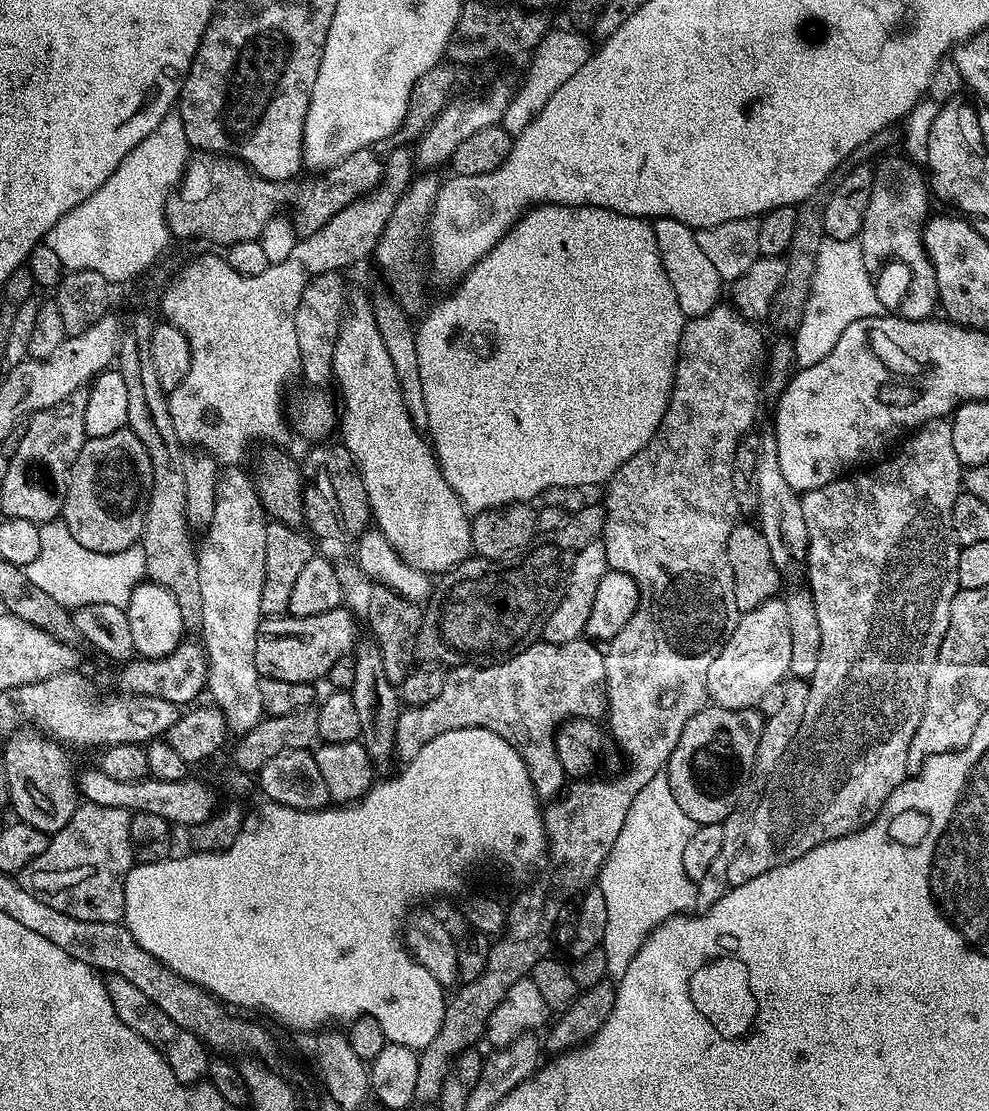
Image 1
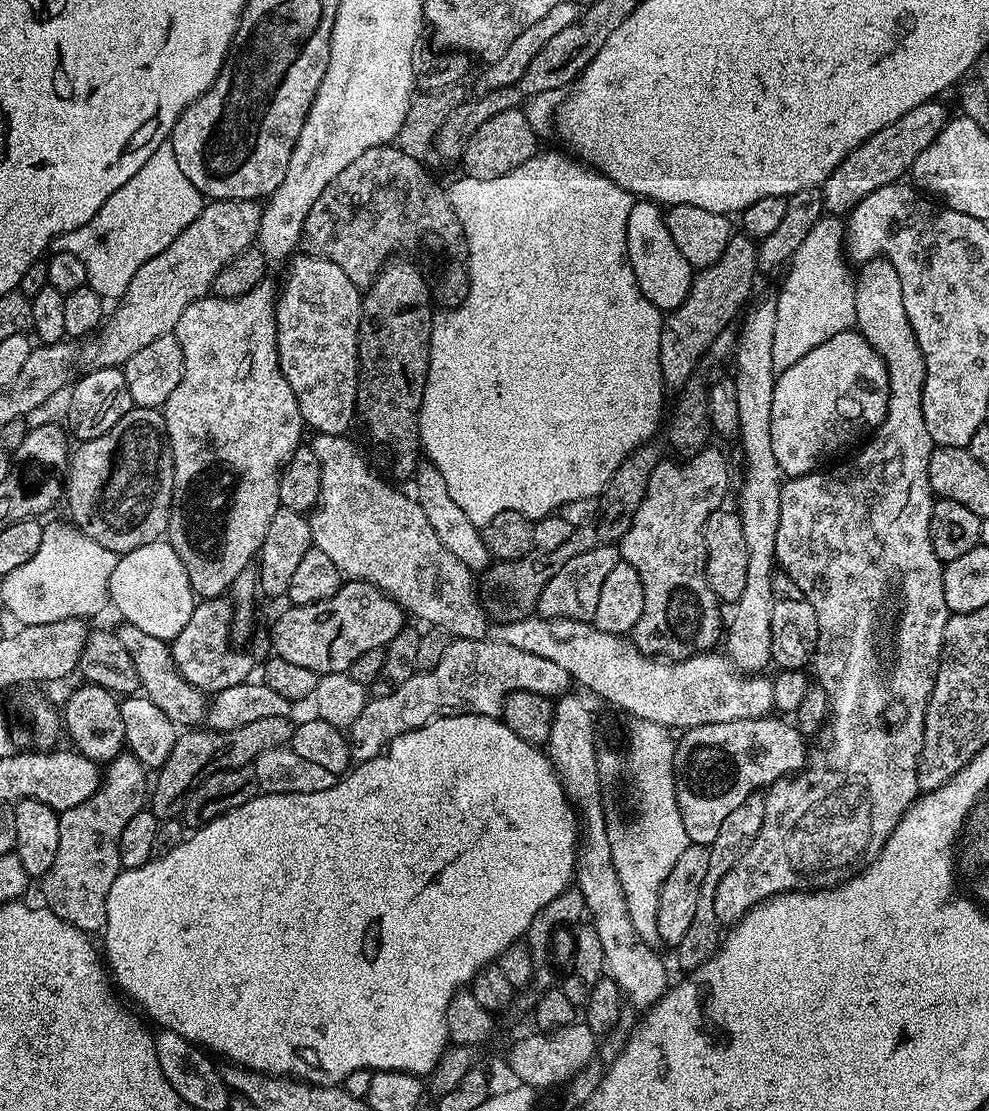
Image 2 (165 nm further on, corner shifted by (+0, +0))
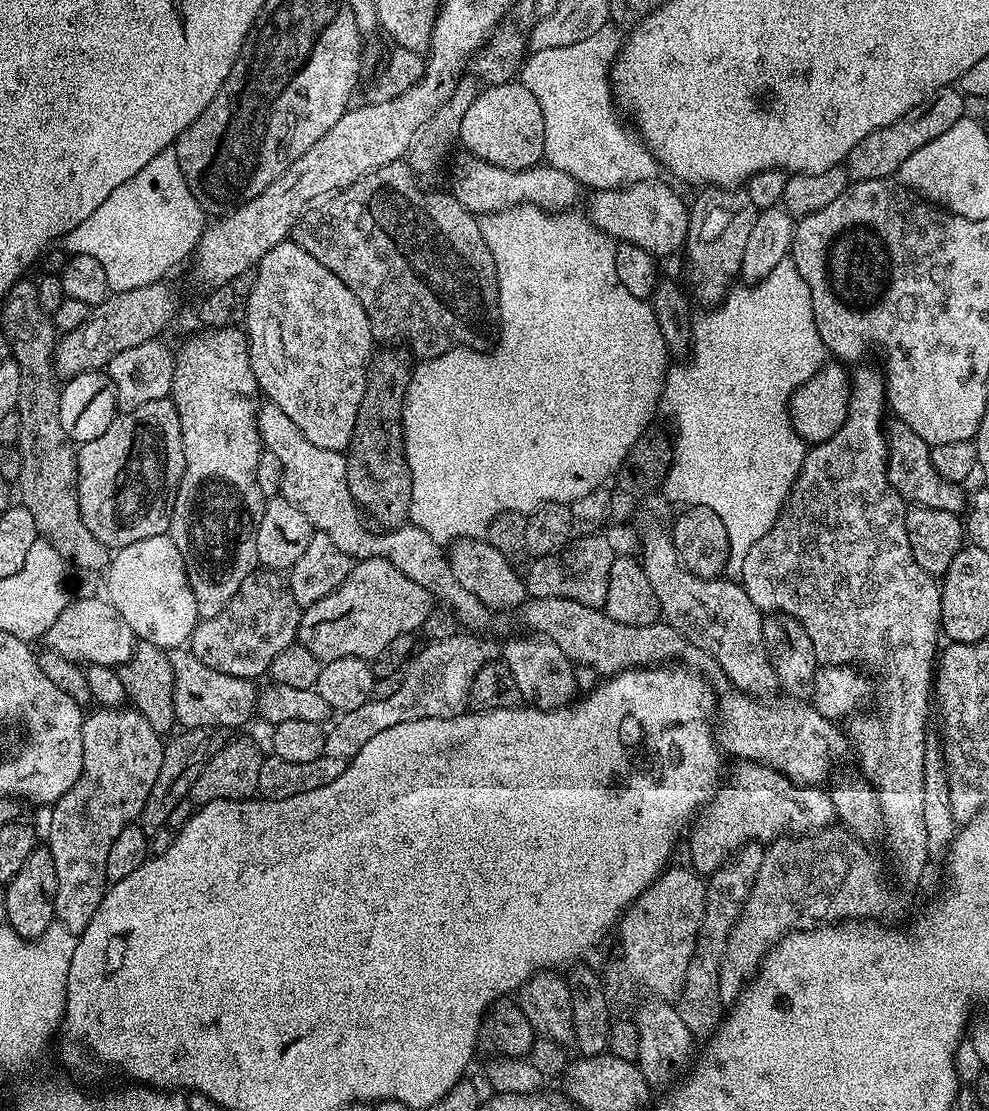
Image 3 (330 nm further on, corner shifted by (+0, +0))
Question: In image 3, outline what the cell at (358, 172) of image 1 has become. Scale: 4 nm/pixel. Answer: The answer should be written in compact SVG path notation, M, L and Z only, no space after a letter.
M404 162L367 172L348 188L309 208L293 228L291 239L306 254L314 254L330 274L346 282L350 294L366 310L377 345L407 346L417 361L433 360L454 347L487 349L498 332L500 307L494 254L482 238L480 220L447 191L427 192L416 182Z

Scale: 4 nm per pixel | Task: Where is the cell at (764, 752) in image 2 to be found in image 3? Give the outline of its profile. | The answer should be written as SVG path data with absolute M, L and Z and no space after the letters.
M752 760L733 765L732 773L729 776L727 773L711 802L701 807L686 836L687 863L701 876L707 878L719 870L743 844L771 842L789 834L802 836L818 832L836 820L834 802L823 787L795 783L773 768L755 764Z

